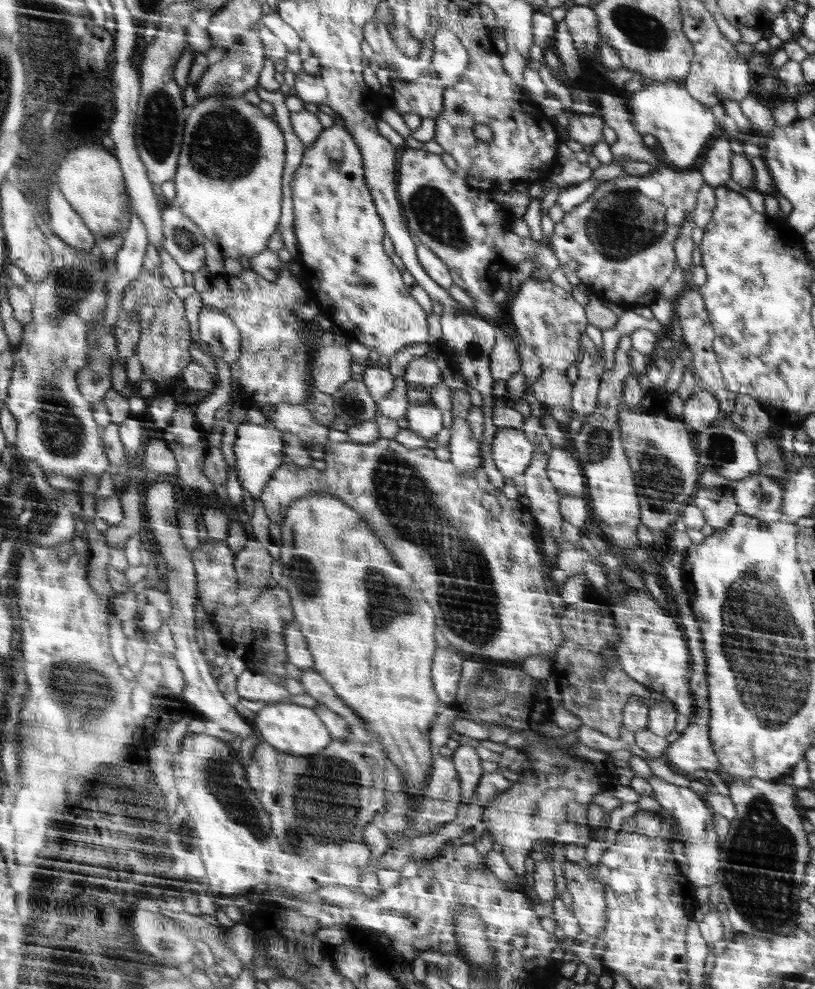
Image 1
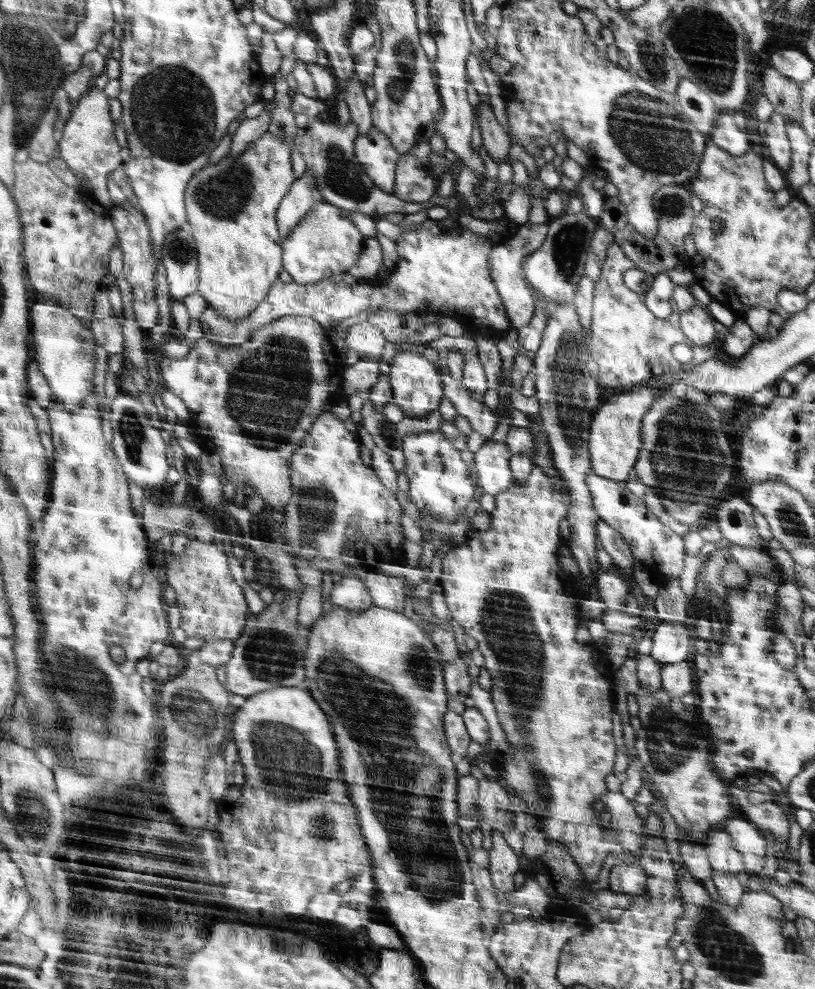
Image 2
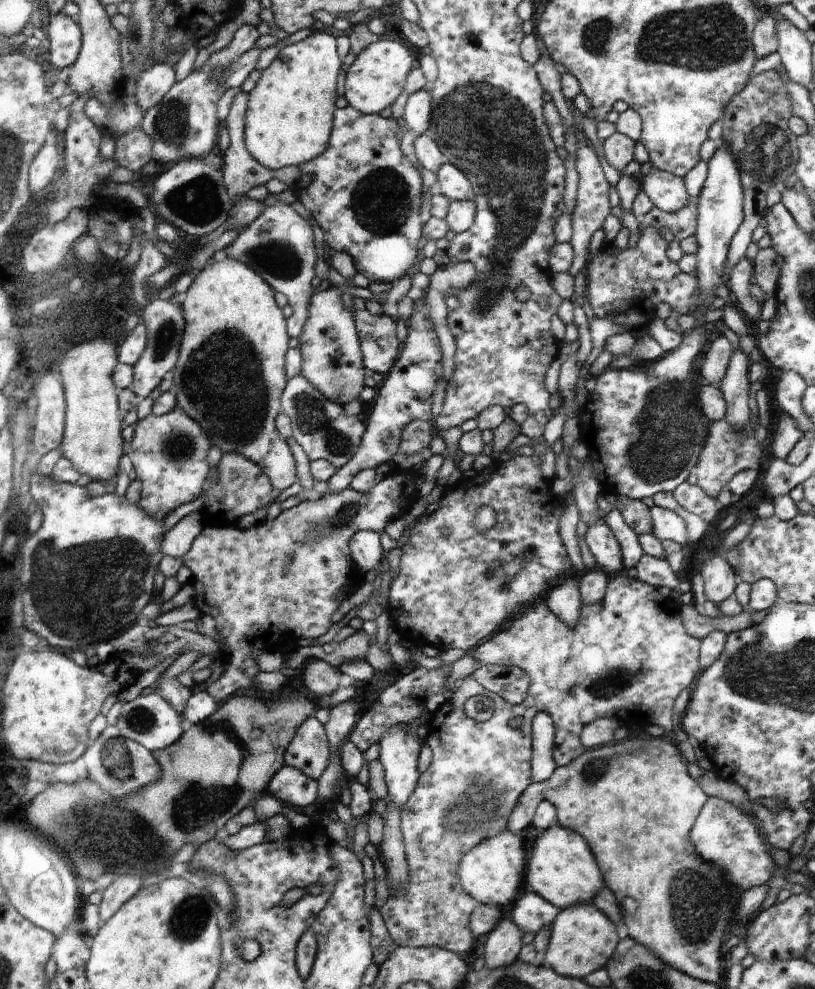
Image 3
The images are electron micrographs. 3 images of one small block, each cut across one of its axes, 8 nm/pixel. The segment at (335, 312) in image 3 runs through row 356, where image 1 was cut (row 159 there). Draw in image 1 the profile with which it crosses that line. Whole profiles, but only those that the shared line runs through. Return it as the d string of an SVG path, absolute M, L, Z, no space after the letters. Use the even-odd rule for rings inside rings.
M334 124L329 128L325 128L323 132L314 140L312 146L306 148L303 153L303 158L300 163L300 168L296 170L291 184L291 193L293 194L294 205L294 236L298 242L299 259L298 262L302 268L304 279L309 282L308 294L311 300L317 303L320 314L324 314L330 318L333 324L337 324L348 331L348 337L351 340L360 342L364 346L370 346L371 349L376 350L381 355L383 361L396 354L398 350L406 348L408 344L414 342L426 342L428 340L428 322L426 322L426 312L422 310L422 306L410 296L408 287L402 282L400 270L397 266L392 264L392 260L388 258L388 254L382 248L382 238L384 238L384 228L382 226L383 220L378 216L374 208L374 197L370 196L370 191L366 179L365 164L362 164L363 154L360 152L359 146L354 144L354 138L342 124Z

